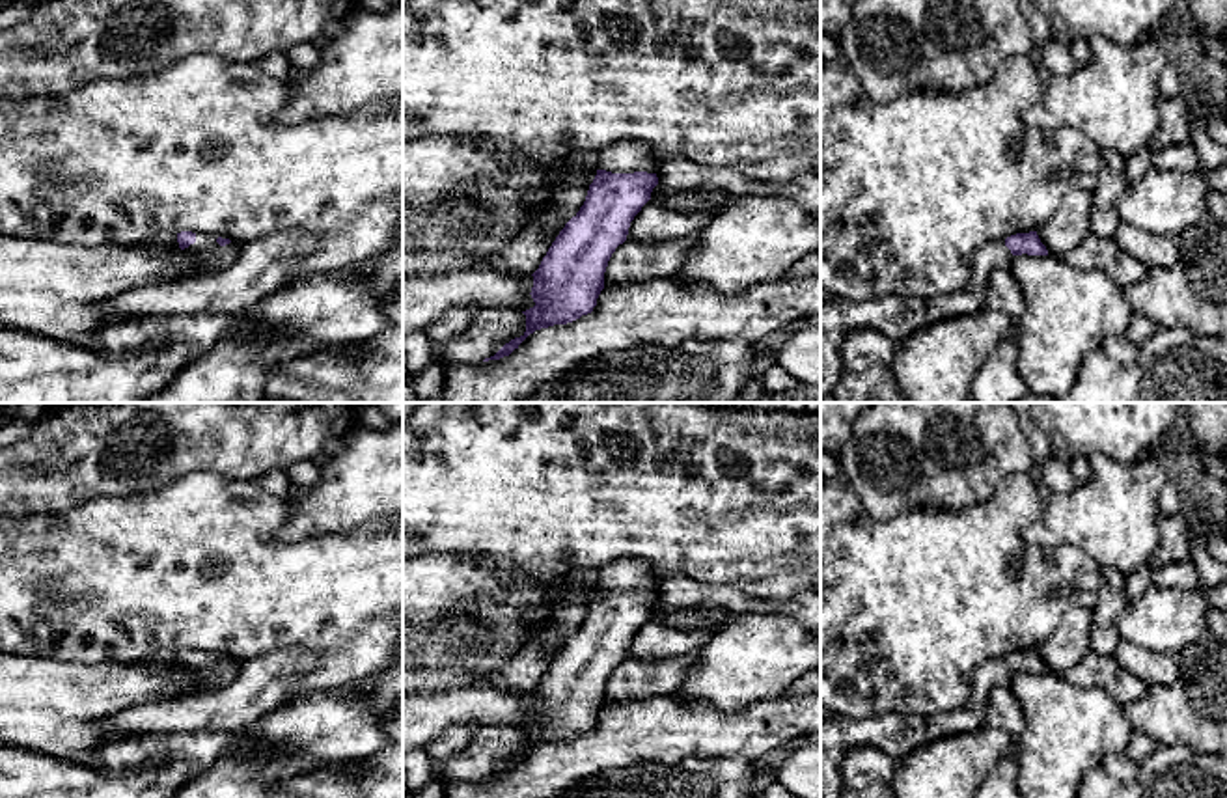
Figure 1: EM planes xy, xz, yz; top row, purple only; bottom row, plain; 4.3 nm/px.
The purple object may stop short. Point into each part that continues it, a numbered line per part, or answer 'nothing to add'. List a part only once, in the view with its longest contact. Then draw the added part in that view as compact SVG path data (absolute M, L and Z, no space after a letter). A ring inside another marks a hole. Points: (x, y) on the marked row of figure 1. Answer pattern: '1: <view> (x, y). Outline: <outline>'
1: xz (625, 157). Outline: M617 142L599 151L599 170L612 173L656 173L658 164L645 145L636 142Z

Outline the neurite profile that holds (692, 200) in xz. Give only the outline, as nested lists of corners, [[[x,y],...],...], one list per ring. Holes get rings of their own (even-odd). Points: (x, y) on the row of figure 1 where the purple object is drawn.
[[[656,185],[653,188],[651,200],[662,200],[679,211],[712,209],[714,205],[727,207],[729,203],[735,201],[733,196],[716,196],[710,192],[675,194],[675,192],[669,192],[668,188],[664,188],[660,185]]]

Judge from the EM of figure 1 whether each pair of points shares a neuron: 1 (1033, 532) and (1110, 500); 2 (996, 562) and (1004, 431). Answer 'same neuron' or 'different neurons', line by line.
1: same neuron
2: different neurons

